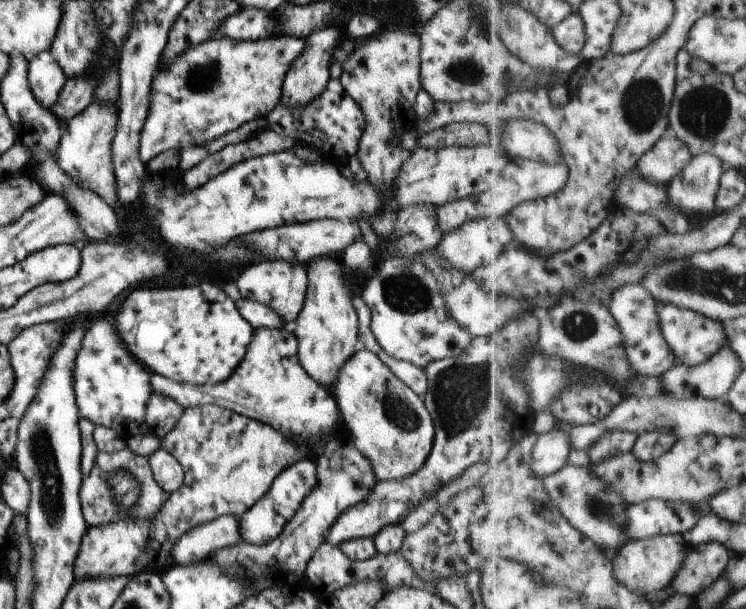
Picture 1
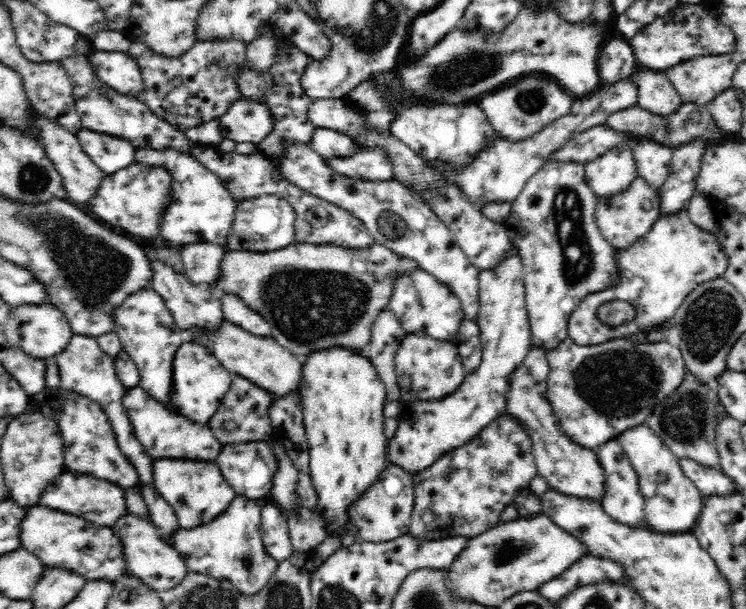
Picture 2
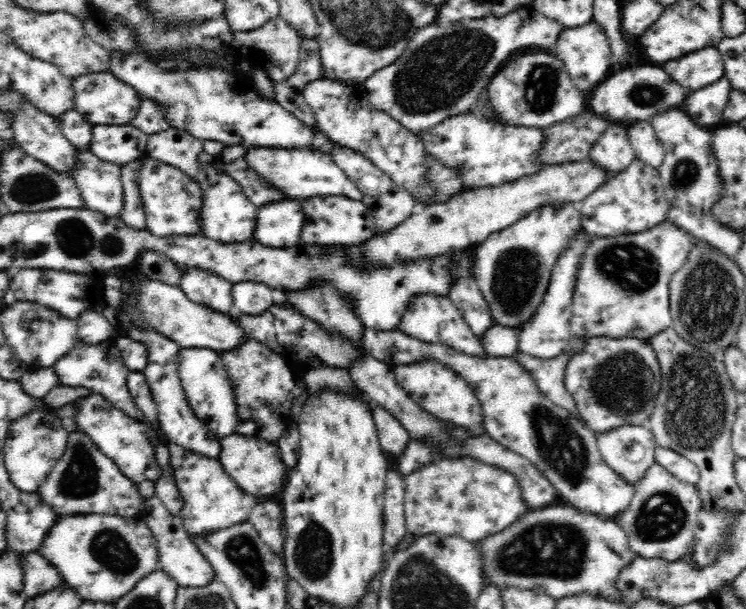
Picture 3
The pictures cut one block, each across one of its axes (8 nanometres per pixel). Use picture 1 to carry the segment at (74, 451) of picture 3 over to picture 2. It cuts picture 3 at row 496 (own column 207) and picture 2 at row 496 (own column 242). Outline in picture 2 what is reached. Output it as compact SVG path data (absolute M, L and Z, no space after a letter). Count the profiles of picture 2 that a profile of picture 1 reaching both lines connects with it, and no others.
M65 470L48 483L41 495L39 504L52 510L62 510L66 514L82 517L88 522L101 526L112 526L121 516L128 513L126 509L125 491L117 484L100 480L91 474L80 474Z

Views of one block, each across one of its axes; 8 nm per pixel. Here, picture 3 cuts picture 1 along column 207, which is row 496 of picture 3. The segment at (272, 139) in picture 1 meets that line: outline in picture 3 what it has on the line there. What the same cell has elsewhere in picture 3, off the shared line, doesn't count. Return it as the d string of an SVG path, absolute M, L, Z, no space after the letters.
M166 445L157 448L156 461L162 469L162 476L154 482L155 495L162 500L164 506L173 515L179 516L184 506L184 500L179 495L178 487L174 482L174 476L172 476L172 465L170 465L170 453Z

